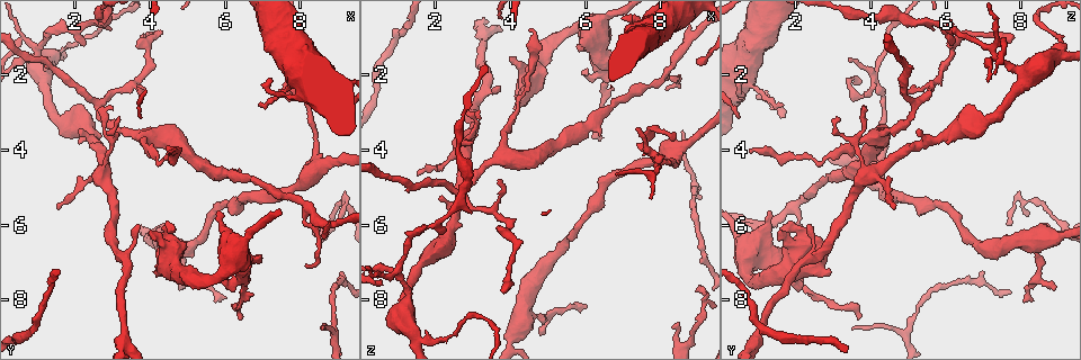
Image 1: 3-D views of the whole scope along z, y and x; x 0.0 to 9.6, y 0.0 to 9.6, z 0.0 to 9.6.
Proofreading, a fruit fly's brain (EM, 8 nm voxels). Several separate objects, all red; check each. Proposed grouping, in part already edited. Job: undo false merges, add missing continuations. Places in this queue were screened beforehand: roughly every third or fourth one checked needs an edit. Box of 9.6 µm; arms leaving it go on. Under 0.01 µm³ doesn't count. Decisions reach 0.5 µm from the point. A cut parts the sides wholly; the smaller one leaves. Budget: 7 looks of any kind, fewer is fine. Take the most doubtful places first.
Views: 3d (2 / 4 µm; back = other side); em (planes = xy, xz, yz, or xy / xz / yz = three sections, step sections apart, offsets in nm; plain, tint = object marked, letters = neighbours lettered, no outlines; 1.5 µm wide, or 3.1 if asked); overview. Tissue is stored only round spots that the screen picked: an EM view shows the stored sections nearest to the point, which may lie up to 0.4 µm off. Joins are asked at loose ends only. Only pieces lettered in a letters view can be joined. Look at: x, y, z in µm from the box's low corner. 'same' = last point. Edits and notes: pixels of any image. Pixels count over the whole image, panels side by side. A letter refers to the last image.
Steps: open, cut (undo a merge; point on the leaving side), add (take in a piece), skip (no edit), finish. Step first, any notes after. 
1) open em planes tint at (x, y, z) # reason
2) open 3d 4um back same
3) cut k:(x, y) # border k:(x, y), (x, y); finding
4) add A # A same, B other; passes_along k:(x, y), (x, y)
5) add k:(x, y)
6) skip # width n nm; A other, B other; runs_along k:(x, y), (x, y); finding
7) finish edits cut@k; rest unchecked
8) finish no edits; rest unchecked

open em yz step 4 tint at (6.05, 7.90, 8.10) # an open end

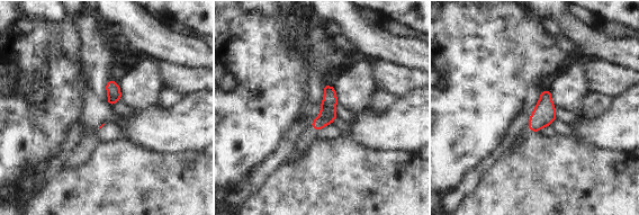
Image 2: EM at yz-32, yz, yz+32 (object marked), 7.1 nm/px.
open em planes letters same # another direction

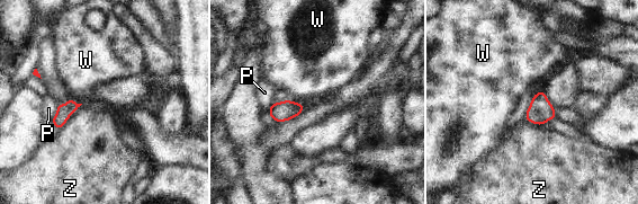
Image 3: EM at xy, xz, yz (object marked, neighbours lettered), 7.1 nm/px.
skip # P other, W other, Z other; border 3:(286, 99), (303, 105); none of them fits

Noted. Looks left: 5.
open 3d 2um at (8.30, 2.15, 3.50) # thin end

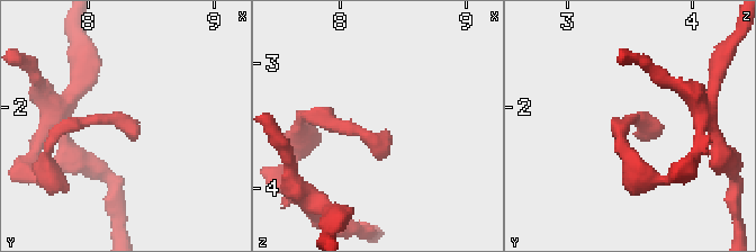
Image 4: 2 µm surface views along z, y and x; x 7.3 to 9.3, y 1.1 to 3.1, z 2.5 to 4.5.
open em planes plain at (8.36, 2.22, 3.54)

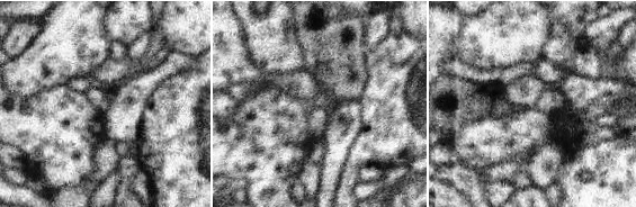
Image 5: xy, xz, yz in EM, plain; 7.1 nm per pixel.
open em planes letters same # what lies round it

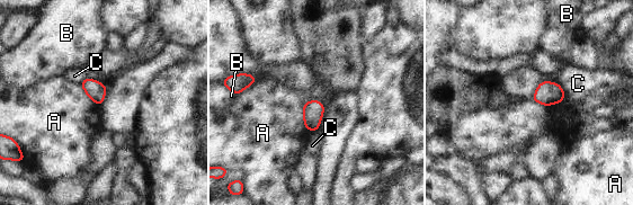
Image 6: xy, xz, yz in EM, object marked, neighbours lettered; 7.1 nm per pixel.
skip # longest_contact A 220 nm; A other, B other, C other; border 6:(310, 100), (303, 124), (313, 131); no lettered piece goes on from it

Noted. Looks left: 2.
open 3d 4um at (4.65, 6.60, 8.45) # small branch off a trunk

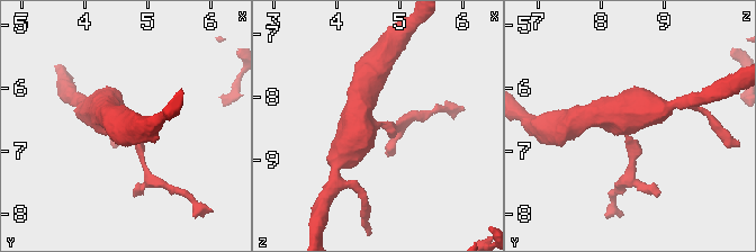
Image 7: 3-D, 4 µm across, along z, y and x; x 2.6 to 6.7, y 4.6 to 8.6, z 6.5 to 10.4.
open em xy step 8 letters at (4.60, 6.60, 8.40) # need the tissue

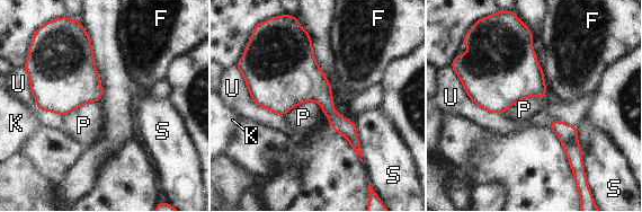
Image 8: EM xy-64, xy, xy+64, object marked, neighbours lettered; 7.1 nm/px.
skip # longest_contact U 400 nm; F other, K other, P other, S other, U other; border 8:(545, 94), (522, 98), (504, 113); continuous, no second neuron

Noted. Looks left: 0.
finish no edits; rest unchecked

